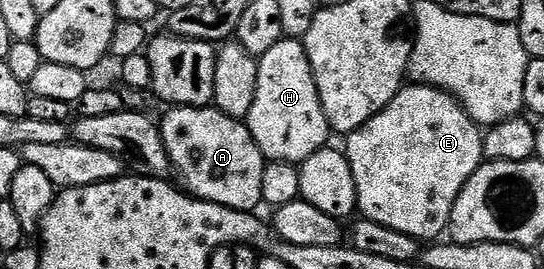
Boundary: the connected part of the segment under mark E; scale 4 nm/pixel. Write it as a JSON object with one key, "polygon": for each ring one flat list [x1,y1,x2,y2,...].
{"polygon":[[416,82,402,87,383,111,348,133,346,140,349,141,343,144,351,174,355,174,360,215,418,242,433,242,444,237,455,198,459,198,471,174,475,174,475,170,483,163,482,139,482,129,461,109,461,104,453,96,448,96,438,88]]}

